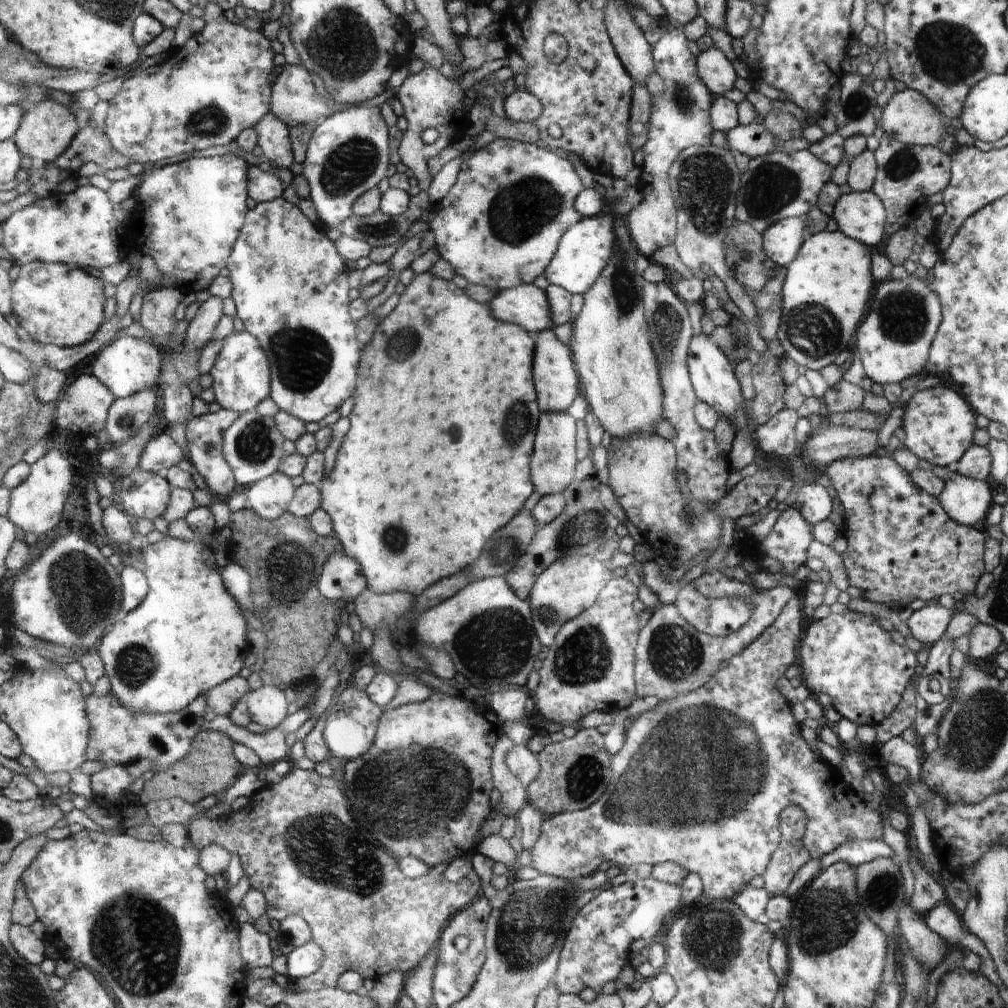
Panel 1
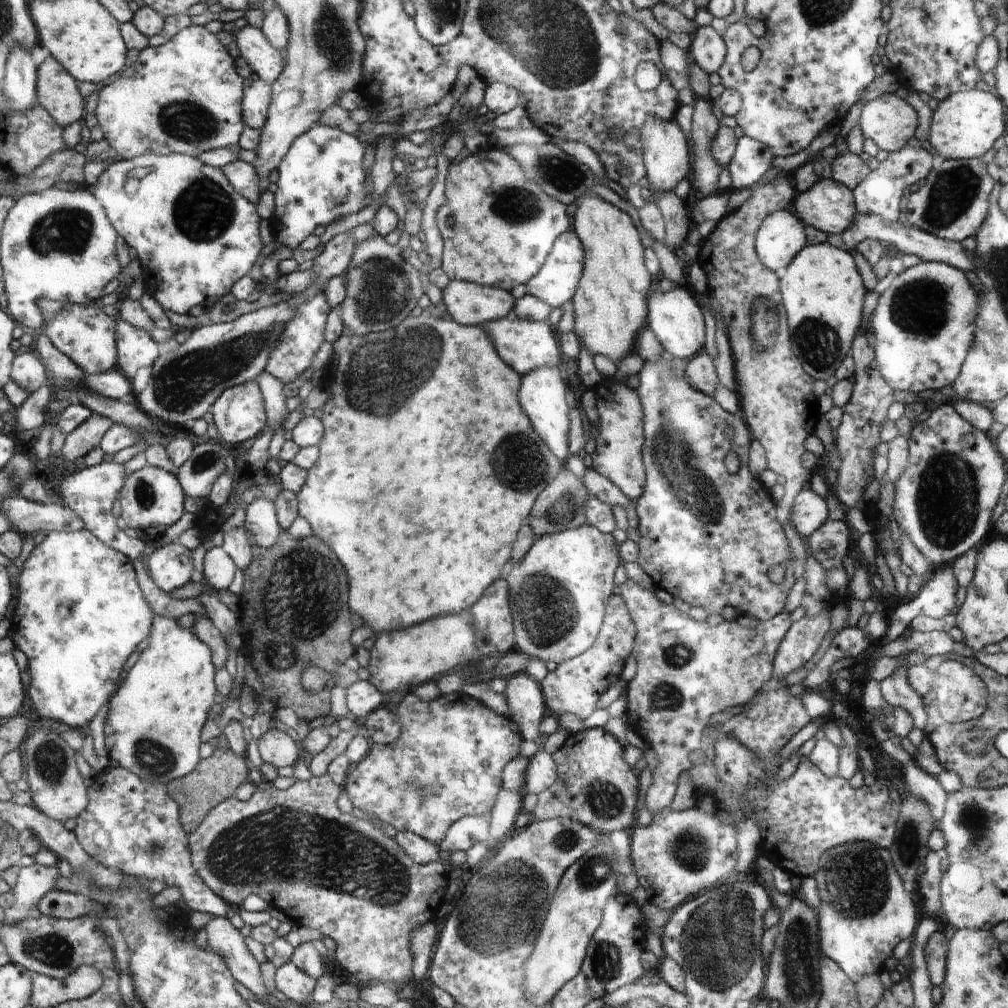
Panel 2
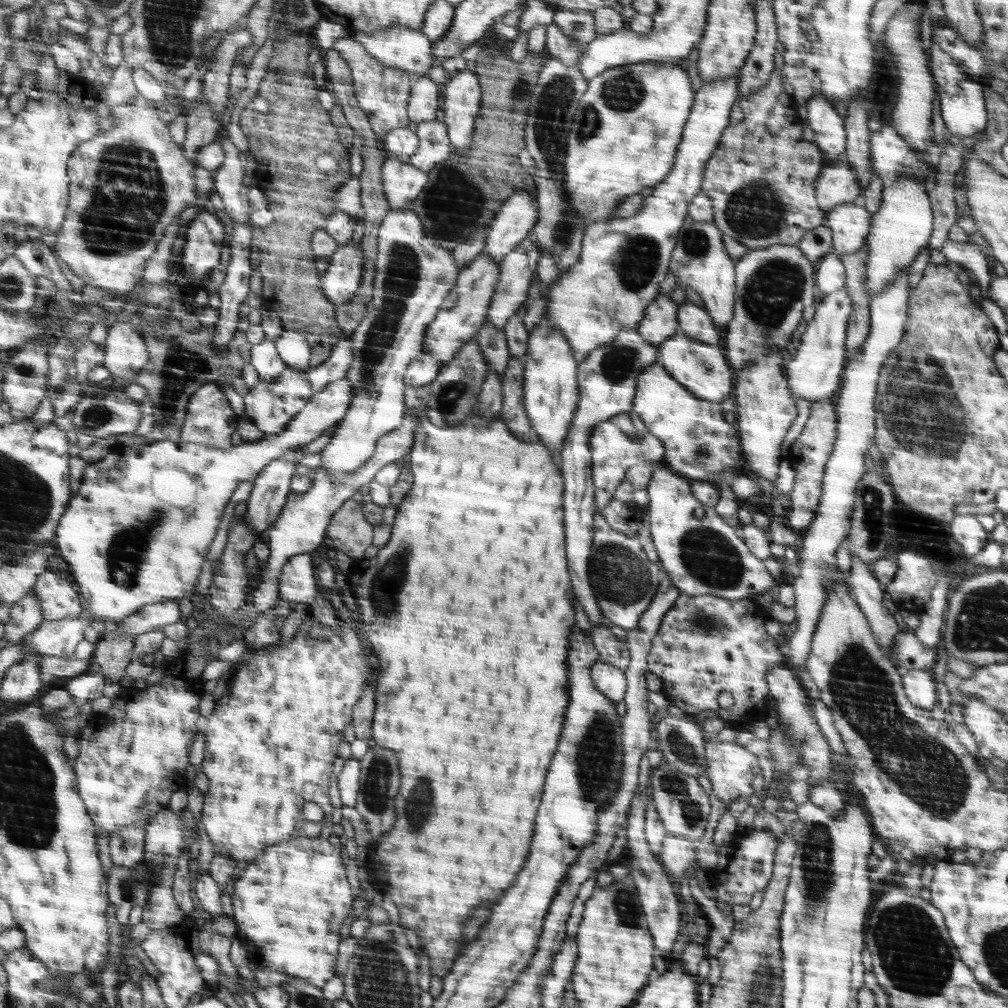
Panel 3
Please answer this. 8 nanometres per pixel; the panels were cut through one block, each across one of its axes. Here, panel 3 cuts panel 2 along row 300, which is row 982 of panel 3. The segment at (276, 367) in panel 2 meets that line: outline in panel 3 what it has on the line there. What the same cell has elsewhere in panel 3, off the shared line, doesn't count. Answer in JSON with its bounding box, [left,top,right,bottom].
[232,837,355,988]

